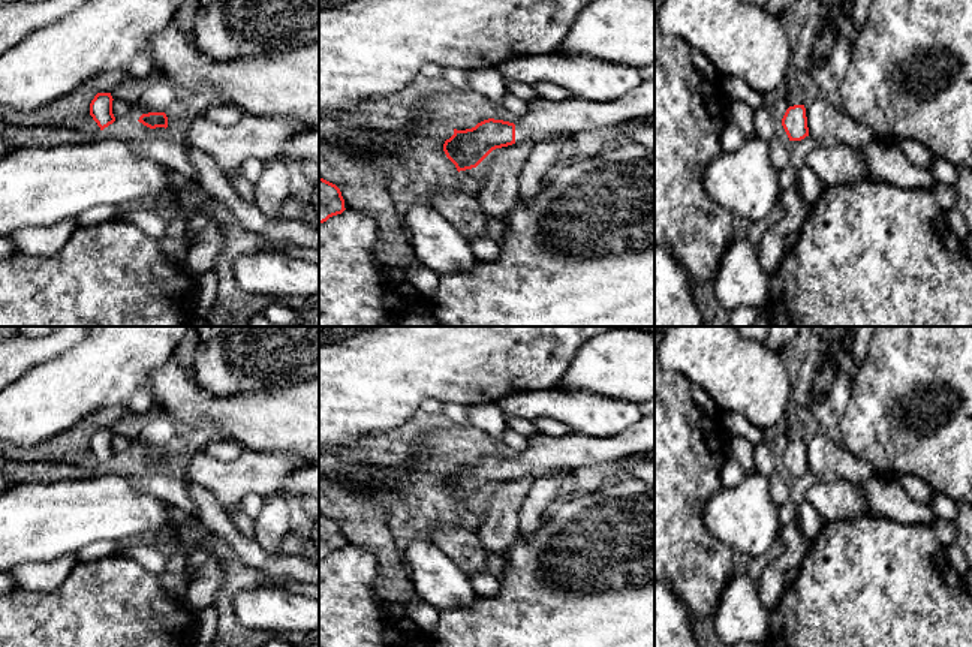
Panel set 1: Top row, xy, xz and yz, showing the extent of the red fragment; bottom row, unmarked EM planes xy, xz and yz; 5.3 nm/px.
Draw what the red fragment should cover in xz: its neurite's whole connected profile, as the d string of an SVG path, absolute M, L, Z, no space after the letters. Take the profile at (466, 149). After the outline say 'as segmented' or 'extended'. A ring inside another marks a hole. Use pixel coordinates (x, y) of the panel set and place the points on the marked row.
M654 79L643 81L613 102L535 99L515 123L488 118L472 129L457 130L445 141L443 151L457 171L476 168L493 150L530 141L574 136L608 126L654 115Z | extended

